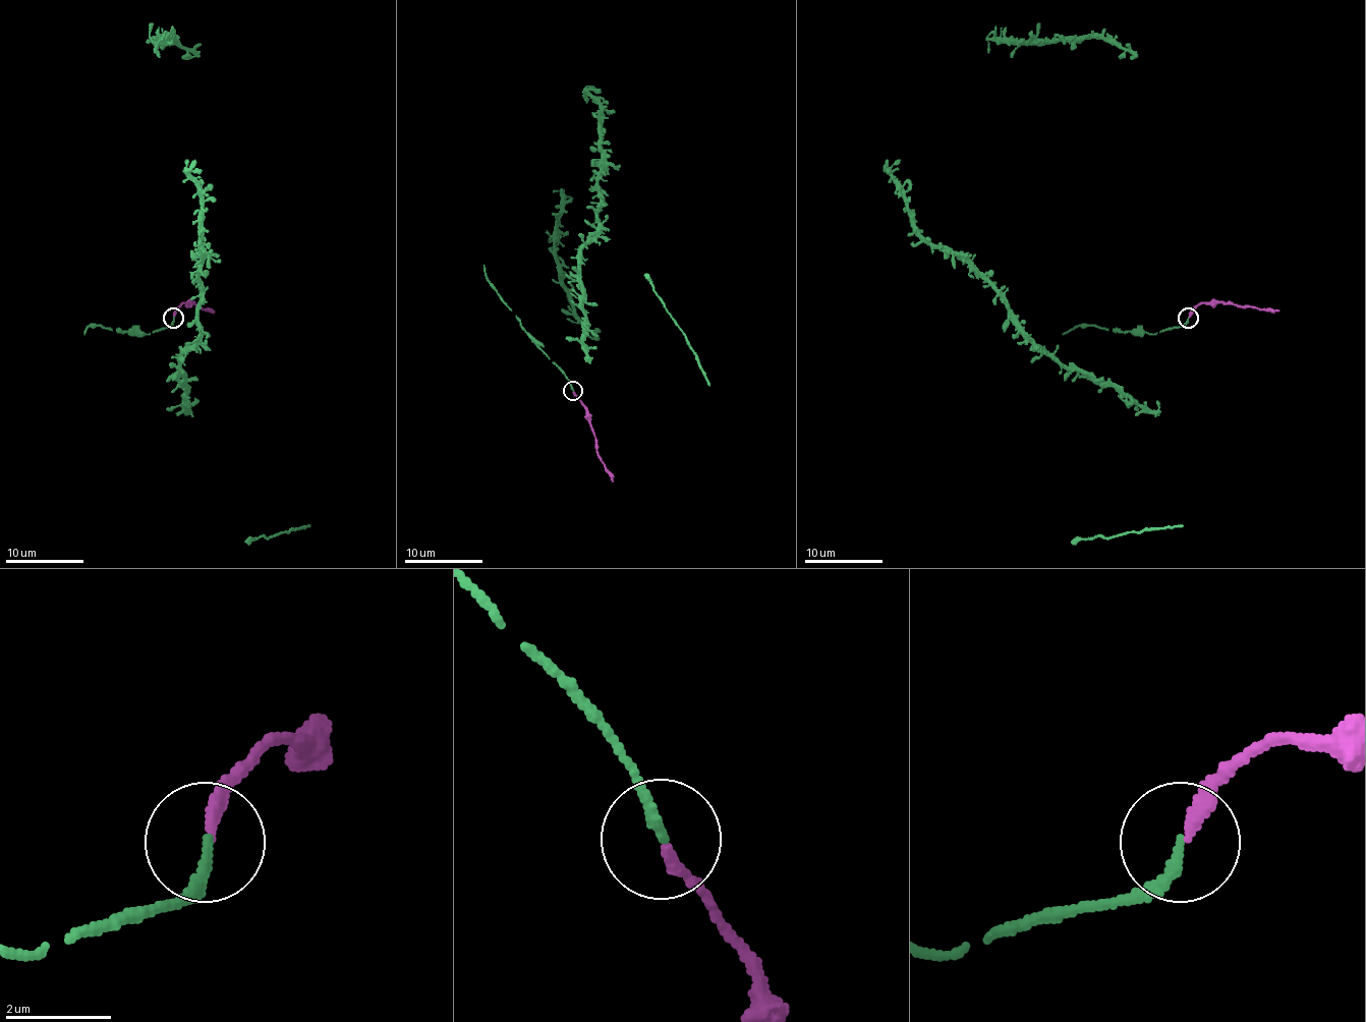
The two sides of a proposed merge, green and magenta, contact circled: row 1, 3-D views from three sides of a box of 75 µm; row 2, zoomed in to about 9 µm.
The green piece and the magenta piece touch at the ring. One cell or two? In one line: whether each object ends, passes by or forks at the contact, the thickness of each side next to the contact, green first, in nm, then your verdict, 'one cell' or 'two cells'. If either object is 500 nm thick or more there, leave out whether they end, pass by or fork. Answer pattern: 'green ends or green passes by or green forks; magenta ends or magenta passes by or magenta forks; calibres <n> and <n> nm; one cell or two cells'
green ends; magenta ends; calibres 190 and 240 nm; two cells

